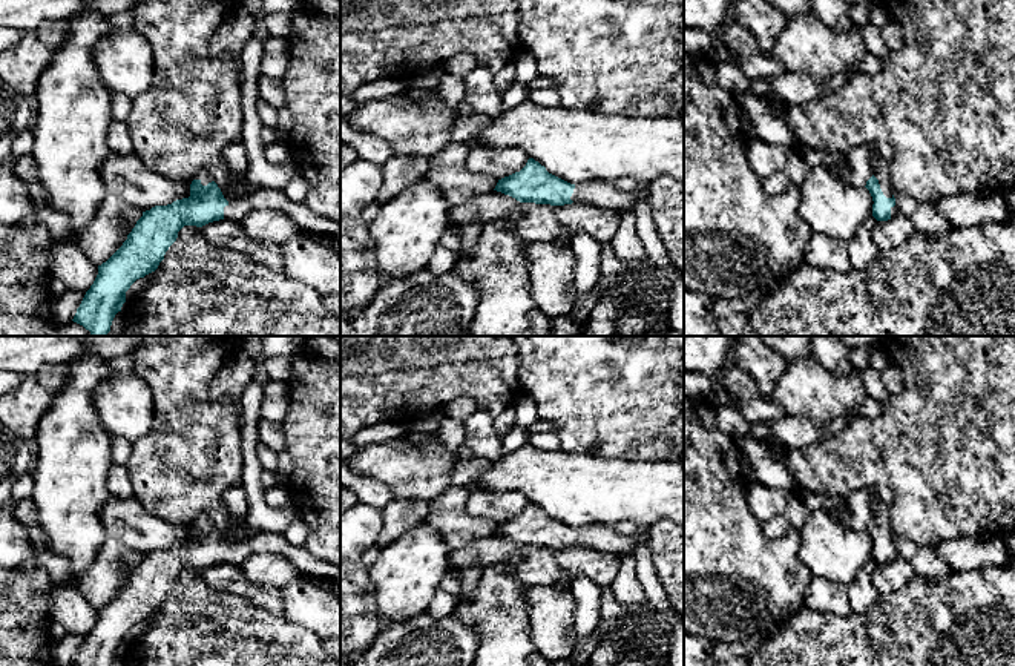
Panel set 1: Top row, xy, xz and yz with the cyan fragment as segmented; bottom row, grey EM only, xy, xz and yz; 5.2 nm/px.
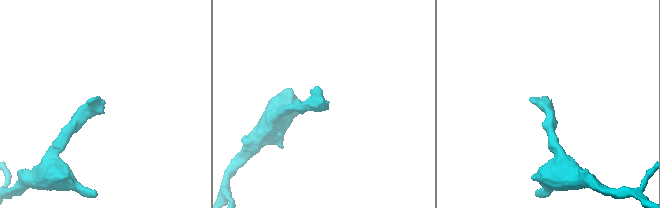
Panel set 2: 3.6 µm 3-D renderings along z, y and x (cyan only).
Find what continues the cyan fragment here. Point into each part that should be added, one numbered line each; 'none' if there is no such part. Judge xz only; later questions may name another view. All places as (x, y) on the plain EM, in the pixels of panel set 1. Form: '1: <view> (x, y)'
1: xz (603, 537)

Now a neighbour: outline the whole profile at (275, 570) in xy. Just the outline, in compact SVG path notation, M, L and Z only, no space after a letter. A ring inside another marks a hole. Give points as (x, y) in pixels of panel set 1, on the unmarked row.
M253 554L242 568L250 580L278 588L301 577L296 566L282 554Z

